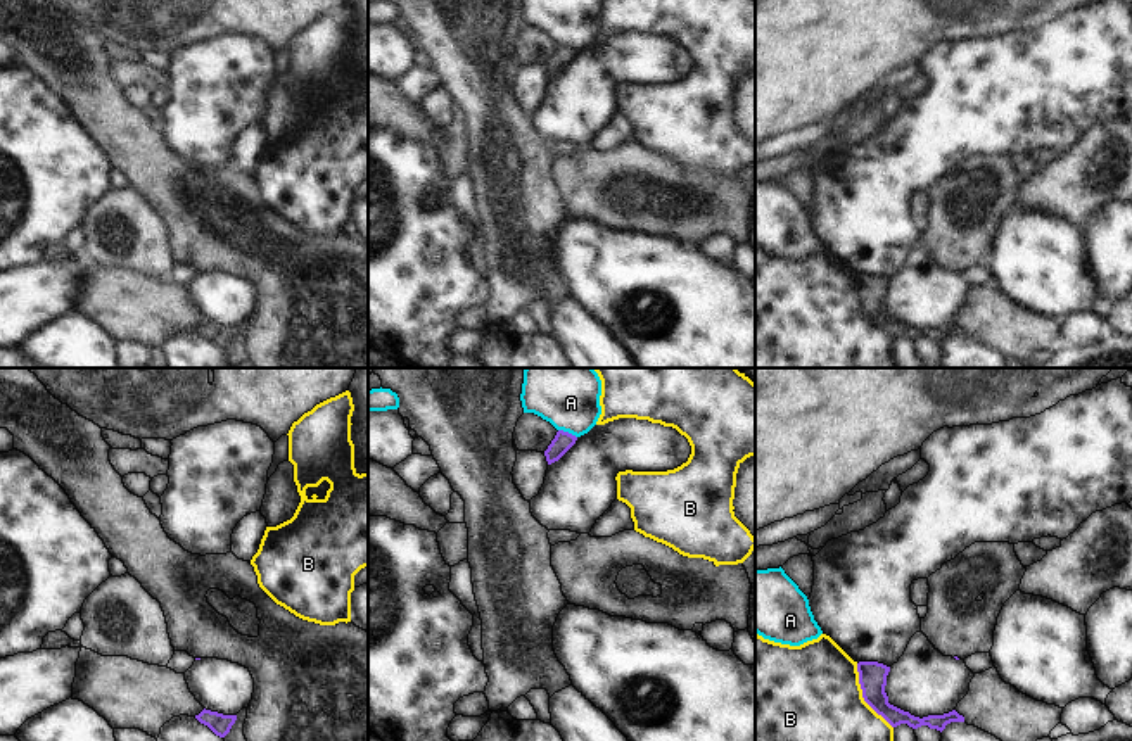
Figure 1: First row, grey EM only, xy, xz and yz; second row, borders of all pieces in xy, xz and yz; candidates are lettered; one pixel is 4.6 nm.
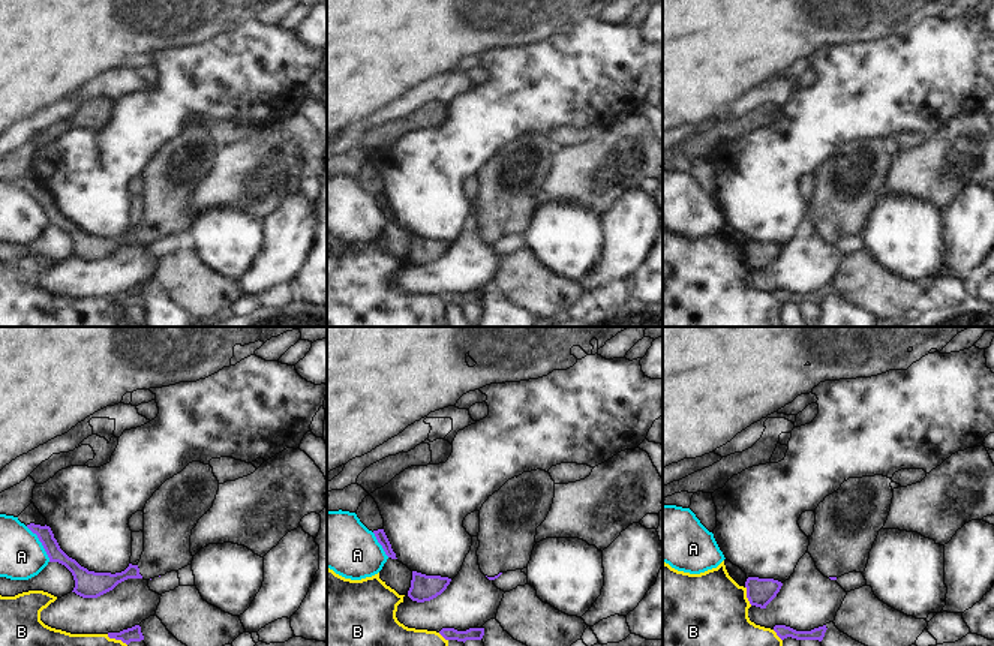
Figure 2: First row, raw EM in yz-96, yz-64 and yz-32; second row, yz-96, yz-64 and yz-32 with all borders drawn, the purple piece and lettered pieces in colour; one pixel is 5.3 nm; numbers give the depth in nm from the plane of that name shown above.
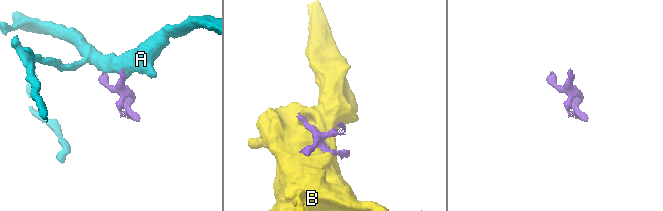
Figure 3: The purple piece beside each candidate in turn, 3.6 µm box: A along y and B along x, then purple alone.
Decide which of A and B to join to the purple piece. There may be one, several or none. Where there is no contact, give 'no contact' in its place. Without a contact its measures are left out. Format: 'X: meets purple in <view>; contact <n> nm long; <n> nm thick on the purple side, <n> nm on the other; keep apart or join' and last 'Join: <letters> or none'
A: meets purple in xz; contact 100 nm long; 90 nm thick on the purple side, 340 nm on the other; keep apart
B: meets purple in yz; contact 340 nm long; 130 nm thick on the purple side, 440 nm on the other; keep apart
Join: none

